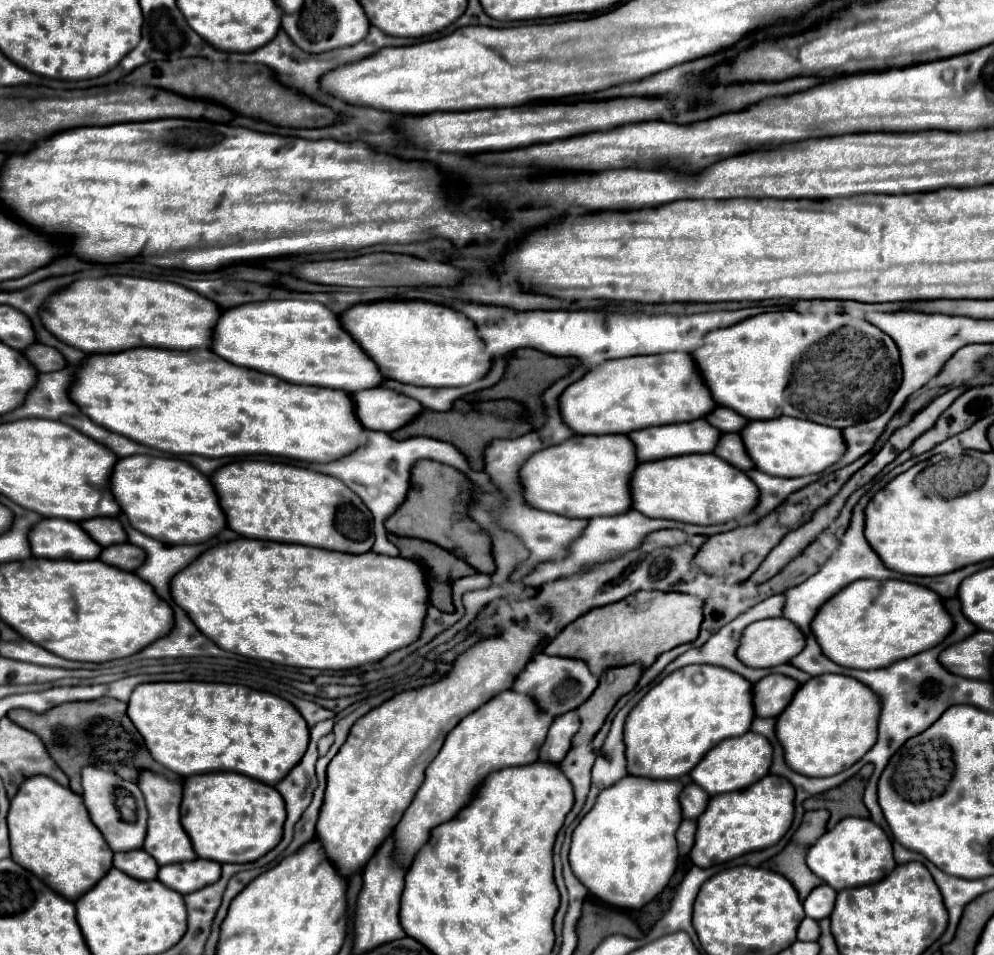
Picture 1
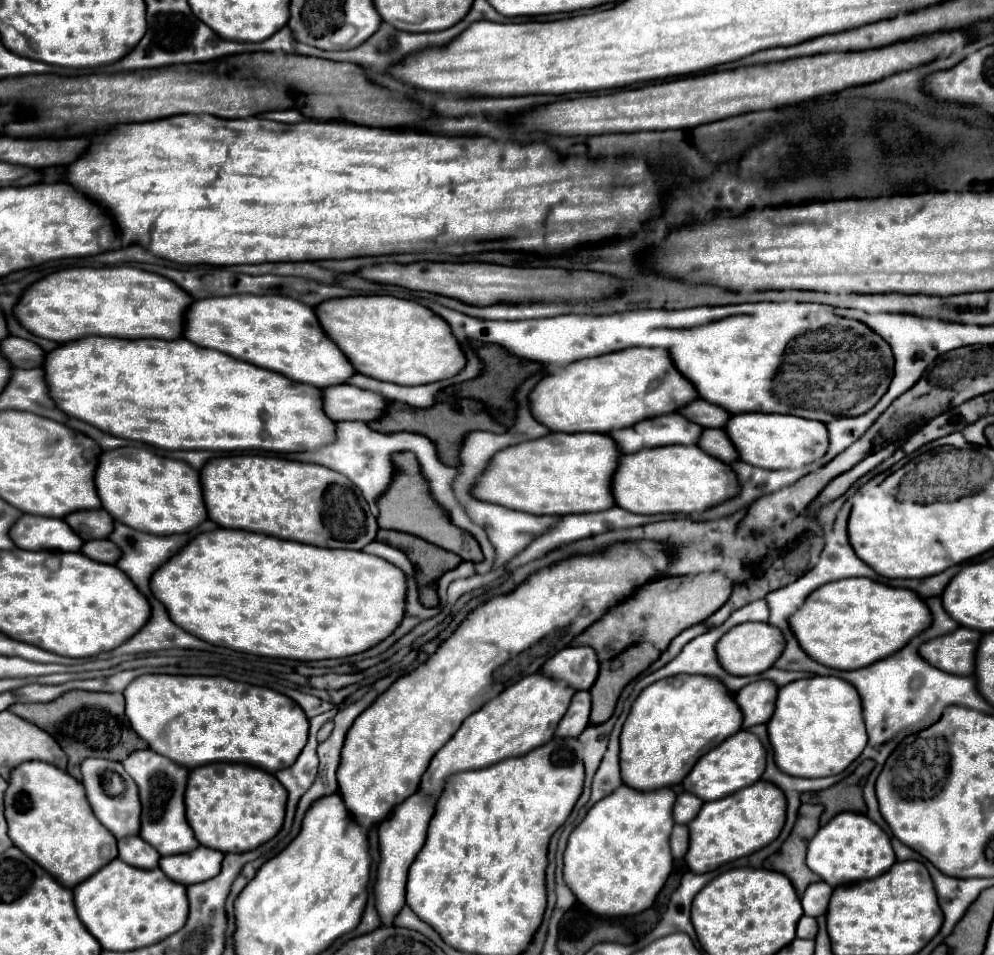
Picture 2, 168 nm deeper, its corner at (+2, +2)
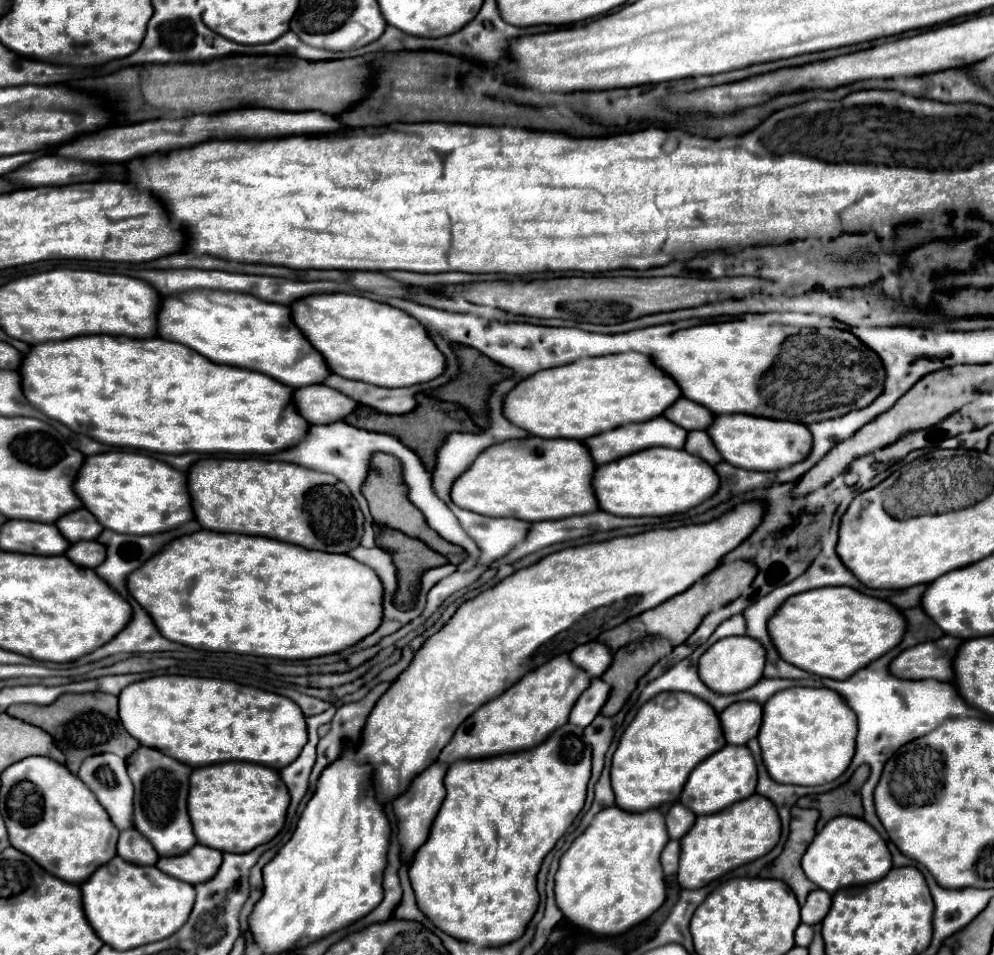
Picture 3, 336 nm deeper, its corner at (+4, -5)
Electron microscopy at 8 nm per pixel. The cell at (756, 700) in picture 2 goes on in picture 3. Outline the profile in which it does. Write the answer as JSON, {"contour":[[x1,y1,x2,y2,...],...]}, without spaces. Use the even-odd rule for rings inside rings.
{"contour":[[756,701,732,703,720,713,720,723,724,737,730,745,746,745,758,735,762,717,762,705]]}

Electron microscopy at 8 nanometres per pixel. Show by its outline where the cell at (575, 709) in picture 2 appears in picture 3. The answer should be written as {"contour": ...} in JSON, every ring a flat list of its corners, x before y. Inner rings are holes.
{"contour":[[596,677,592,679,590,687,580,695,580,699,576,701,572,713,570,713,570,723,578,725,578,727,586,727,592,723,592,719,600,713,600,709,604,707,606,699,610,695,610,685,602,679]]}

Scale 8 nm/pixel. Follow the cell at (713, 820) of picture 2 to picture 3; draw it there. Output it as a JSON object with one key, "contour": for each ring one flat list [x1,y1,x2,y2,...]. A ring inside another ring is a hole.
{"contour":[[758,793,730,805,716,815,700,815,694,827,680,839,678,883,682,889,700,889,714,879,746,865,772,851,780,837,780,817,776,807]]}

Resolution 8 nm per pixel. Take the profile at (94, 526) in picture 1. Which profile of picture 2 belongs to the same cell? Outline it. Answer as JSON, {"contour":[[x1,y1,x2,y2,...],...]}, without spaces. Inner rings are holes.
{"contour":[[104,508,102,510,80,510,78,514,68,514,66,522,84,542,108,538,114,530,114,518]]}

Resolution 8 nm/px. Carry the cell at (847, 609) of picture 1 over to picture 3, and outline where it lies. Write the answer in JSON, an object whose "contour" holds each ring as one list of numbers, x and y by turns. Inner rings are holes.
{"contour":[[820,587,788,597,768,619,768,633,778,655,808,673,844,679,894,649,904,635,900,611,852,587]]}

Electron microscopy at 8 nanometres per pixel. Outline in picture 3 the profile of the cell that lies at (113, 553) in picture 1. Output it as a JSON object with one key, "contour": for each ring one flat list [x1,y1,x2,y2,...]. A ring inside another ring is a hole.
{"contour":[[78,541,76,545,68,547,66,557,80,567,94,569,96,565,100,565,100,561,104,561,104,545,100,545,98,541]]}

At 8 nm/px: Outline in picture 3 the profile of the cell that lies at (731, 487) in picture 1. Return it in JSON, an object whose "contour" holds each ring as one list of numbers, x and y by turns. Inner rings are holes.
{"contour":[[668,447,644,449,610,461,608,465,598,465,592,477,598,507,620,517,662,517,682,513,714,495,716,485,720,485,720,481,716,481,716,473,712,473,712,467,706,461,684,453,684,449]]}

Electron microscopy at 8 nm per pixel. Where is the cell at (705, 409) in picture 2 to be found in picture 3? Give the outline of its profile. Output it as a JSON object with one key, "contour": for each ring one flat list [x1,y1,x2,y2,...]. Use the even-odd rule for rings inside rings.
{"contour":[[680,397,676,403,672,403,664,411,664,417,670,419,672,423,680,425,686,431,708,429,708,425,714,419,714,415,708,409,704,409,702,405,696,405,694,401,688,401,686,397]]}

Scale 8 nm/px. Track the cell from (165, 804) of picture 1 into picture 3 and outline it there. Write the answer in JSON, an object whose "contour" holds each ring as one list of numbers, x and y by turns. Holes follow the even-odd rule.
{"contour":[[138,747,126,759,126,765,134,785,134,827,152,841,160,857,180,855,192,849,192,845,196,845,196,835,186,809,188,777,192,767,150,747]]}

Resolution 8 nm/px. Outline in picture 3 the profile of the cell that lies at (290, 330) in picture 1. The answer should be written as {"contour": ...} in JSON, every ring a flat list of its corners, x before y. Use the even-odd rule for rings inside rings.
{"contour":[[192,289,162,297,156,335,182,343,214,363,258,371,292,389,322,383,330,373,322,355,292,323,286,305,260,301,248,293]]}

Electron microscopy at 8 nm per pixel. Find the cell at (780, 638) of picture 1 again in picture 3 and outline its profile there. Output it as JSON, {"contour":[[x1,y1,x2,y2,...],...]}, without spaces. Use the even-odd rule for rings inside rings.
{"contour":[[742,635,742,637,720,639,716,645,712,645,712,649,708,649,700,657,698,665,702,665,702,681,708,689,722,695,730,695,730,693,740,693,758,683,758,679,762,679,764,661,766,661,764,647,758,641,752,641,752,637]]}

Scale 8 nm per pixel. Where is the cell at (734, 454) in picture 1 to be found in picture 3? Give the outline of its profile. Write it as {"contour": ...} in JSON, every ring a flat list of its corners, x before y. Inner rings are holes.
{"contour":[[692,431,686,437,686,445,684,449,696,457,702,457,708,465,716,465,716,461,720,461,720,453,716,453,716,447,712,445,710,437,706,431]]}

